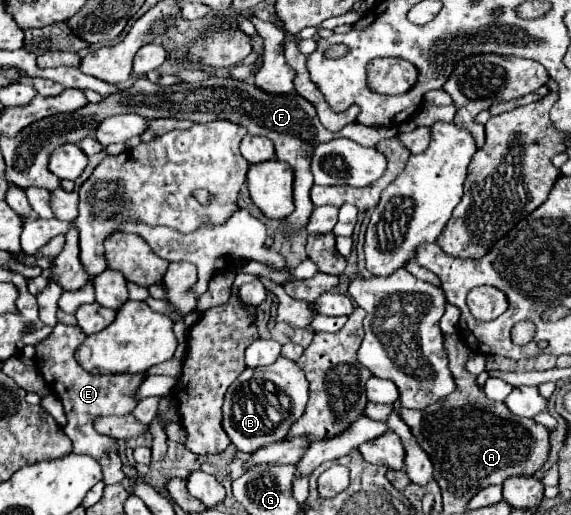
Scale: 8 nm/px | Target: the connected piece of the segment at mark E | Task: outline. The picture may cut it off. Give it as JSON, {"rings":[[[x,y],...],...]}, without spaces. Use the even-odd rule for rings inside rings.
{"rings":[[[56,324],[50,336],[46,336],[42,342],[38,342],[34,362],[38,366],[40,376],[44,382],[52,388],[52,392],[60,398],[64,404],[68,424],[64,426],[64,432],[68,432],[68,438],[74,444],[74,454],[86,454],[100,462],[102,474],[104,474],[104,484],[114,484],[122,482],[126,476],[122,472],[122,462],[116,452],[116,440],[108,438],[104,434],[98,434],[92,428],[94,416],[110,416],[110,414],[130,414],[136,406],[134,400],[134,390],[140,386],[144,374],[118,374],[118,376],[100,376],[100,374],[90,374],[84,368],[80,368],[74,360],[74,350],[78,344],[86,338],[86,334],[78,326],[66,326],[66,324]]]}

